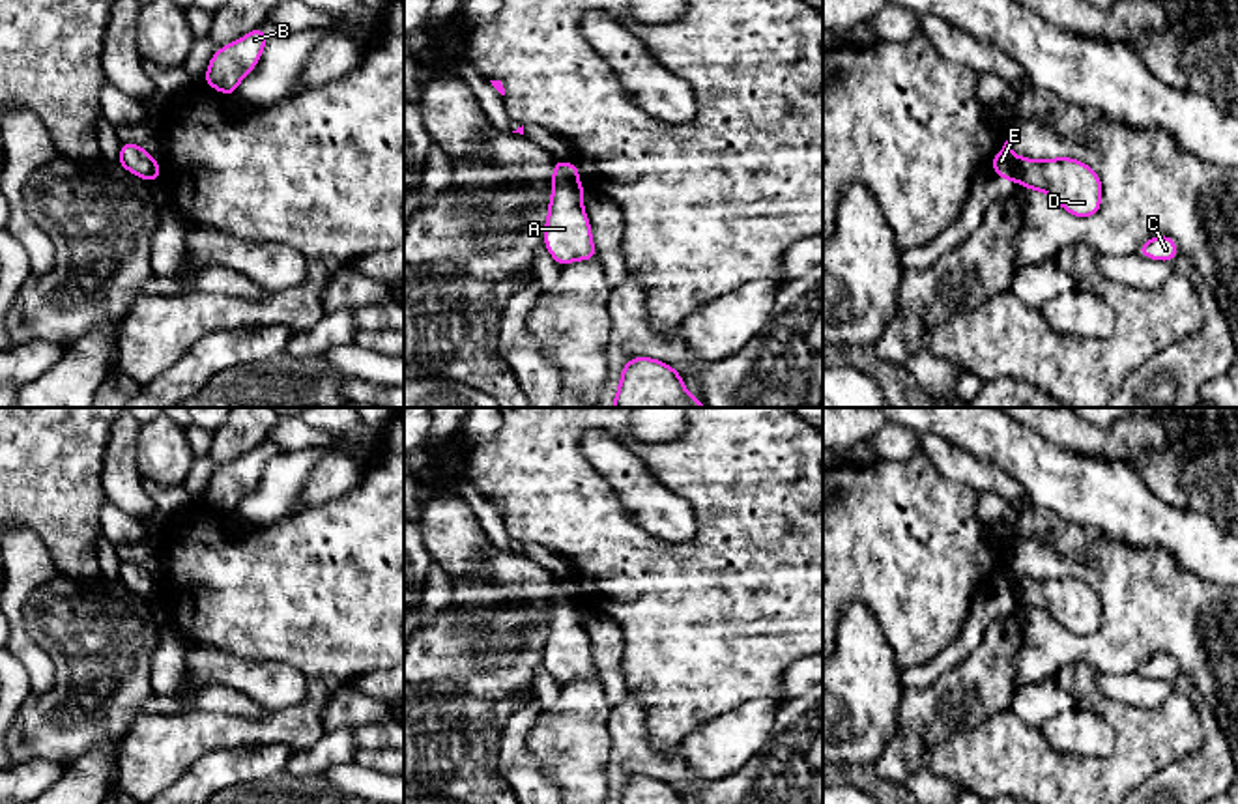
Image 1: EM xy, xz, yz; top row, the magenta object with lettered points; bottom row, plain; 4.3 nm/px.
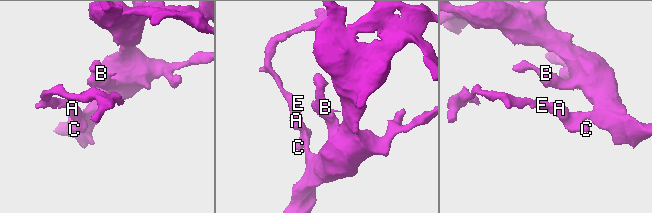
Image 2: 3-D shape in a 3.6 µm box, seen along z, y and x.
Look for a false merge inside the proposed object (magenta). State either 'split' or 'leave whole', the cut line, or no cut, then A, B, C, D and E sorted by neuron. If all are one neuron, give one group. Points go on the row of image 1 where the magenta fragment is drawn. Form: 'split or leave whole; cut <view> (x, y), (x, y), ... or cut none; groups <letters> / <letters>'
leave whole; cut none; groups A B C D E

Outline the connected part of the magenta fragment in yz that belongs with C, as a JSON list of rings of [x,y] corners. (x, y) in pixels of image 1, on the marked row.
[[[1154,236],[1139,245],[1135,252],[1152,260],[1173,262],[1178,256],[1178,245],[1169,236]]]

